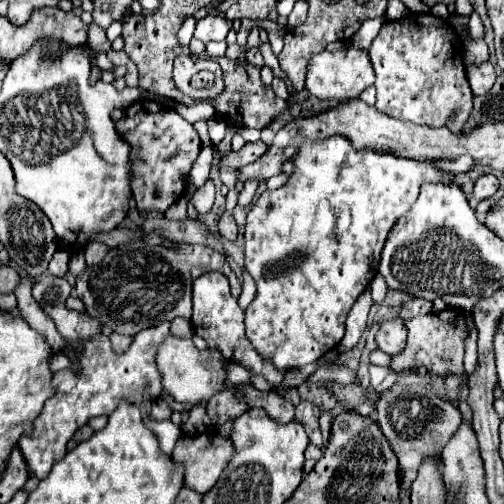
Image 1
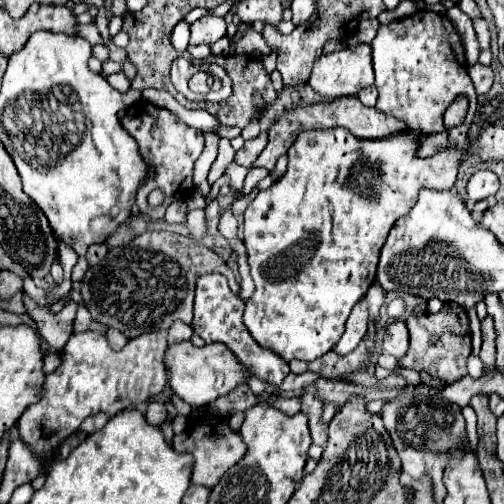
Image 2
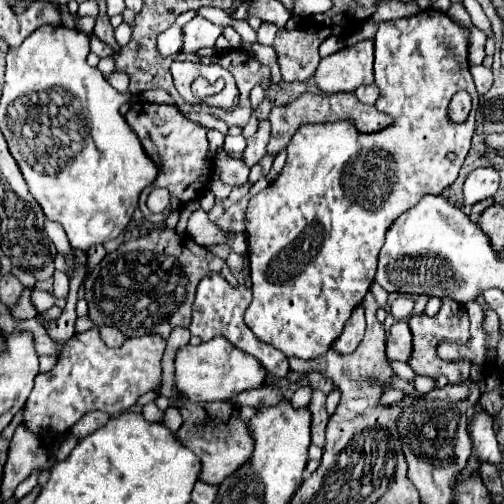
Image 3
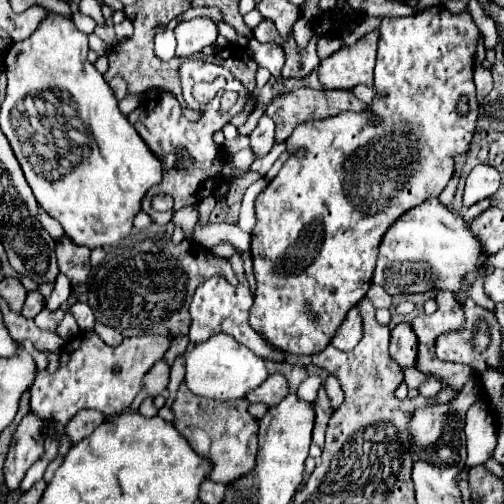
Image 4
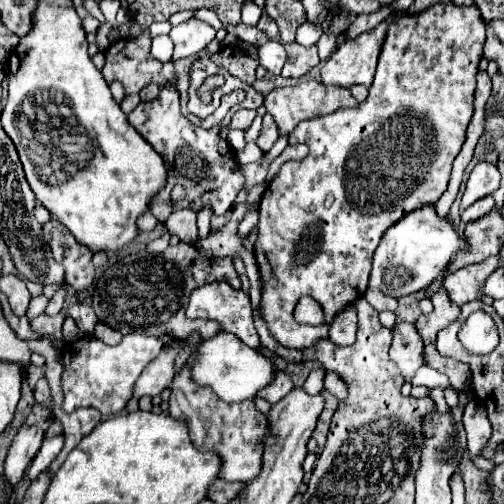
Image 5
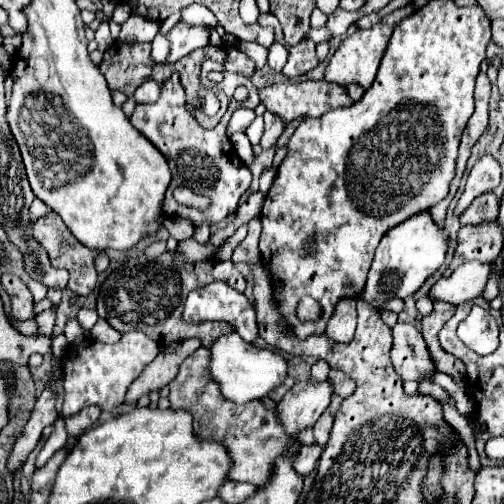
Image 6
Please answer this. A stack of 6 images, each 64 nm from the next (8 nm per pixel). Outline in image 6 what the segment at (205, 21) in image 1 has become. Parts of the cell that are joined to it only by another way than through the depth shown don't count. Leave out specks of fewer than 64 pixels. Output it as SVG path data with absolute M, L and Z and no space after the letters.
M178 22L168 34L166 34L168 42L170 42L170 54L168 54L168 62L178 62L180 58L184 58L188 52L202 48L208 44L210 40L210 32L204 26L188 26L184 22Z

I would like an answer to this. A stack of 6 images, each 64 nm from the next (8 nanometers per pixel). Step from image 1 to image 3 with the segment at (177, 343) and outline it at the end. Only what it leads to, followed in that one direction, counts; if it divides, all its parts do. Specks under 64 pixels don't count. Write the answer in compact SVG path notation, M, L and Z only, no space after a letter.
M216 336L198 346L184 346L176 352L176 382L178 390L194 402L214 402L230 400L234 394L240 394L250 388L264 384L266 370L256 362L248 352L228 344L224 336Z

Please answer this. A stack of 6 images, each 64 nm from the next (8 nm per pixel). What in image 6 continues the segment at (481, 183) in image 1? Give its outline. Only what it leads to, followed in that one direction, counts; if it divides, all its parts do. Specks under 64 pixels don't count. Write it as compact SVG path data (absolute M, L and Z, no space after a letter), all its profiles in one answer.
M486 154L472 166L466 188L464 188L460 200L458 200L456 208L454 208L454 214L460 216L468 208L470 200L474 200L476 196L480 196L484 192L494 190L498 184L500 184L500 164L496 162L494 156Z

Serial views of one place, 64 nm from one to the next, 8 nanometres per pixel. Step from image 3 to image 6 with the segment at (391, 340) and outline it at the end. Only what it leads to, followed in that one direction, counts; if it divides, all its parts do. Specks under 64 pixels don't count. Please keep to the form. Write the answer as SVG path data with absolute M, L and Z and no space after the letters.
M396 324L392 328L394 346L392 346L392 364L398 368L402 380L432 380L436 374L436 364L424 344L422 334L412 324Z

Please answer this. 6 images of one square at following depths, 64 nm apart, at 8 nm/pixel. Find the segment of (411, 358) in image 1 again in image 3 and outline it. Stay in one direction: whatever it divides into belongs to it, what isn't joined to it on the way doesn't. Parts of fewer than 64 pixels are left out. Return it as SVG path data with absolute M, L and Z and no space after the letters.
M442 298L442 308L436 316L426 316L426 314L418 314L418 316L410 316L408 326L412 330L414 336L414 352L412 352L412 360L410 366L416 374L420 376L446 376L450 384L462 384L470 378L470 364L466 362L442 362L436 356L436 346L442 340L456 340L456 342L466 342L468 340L468 314L464 310L464 306L460 306L456 300L452 298Z

